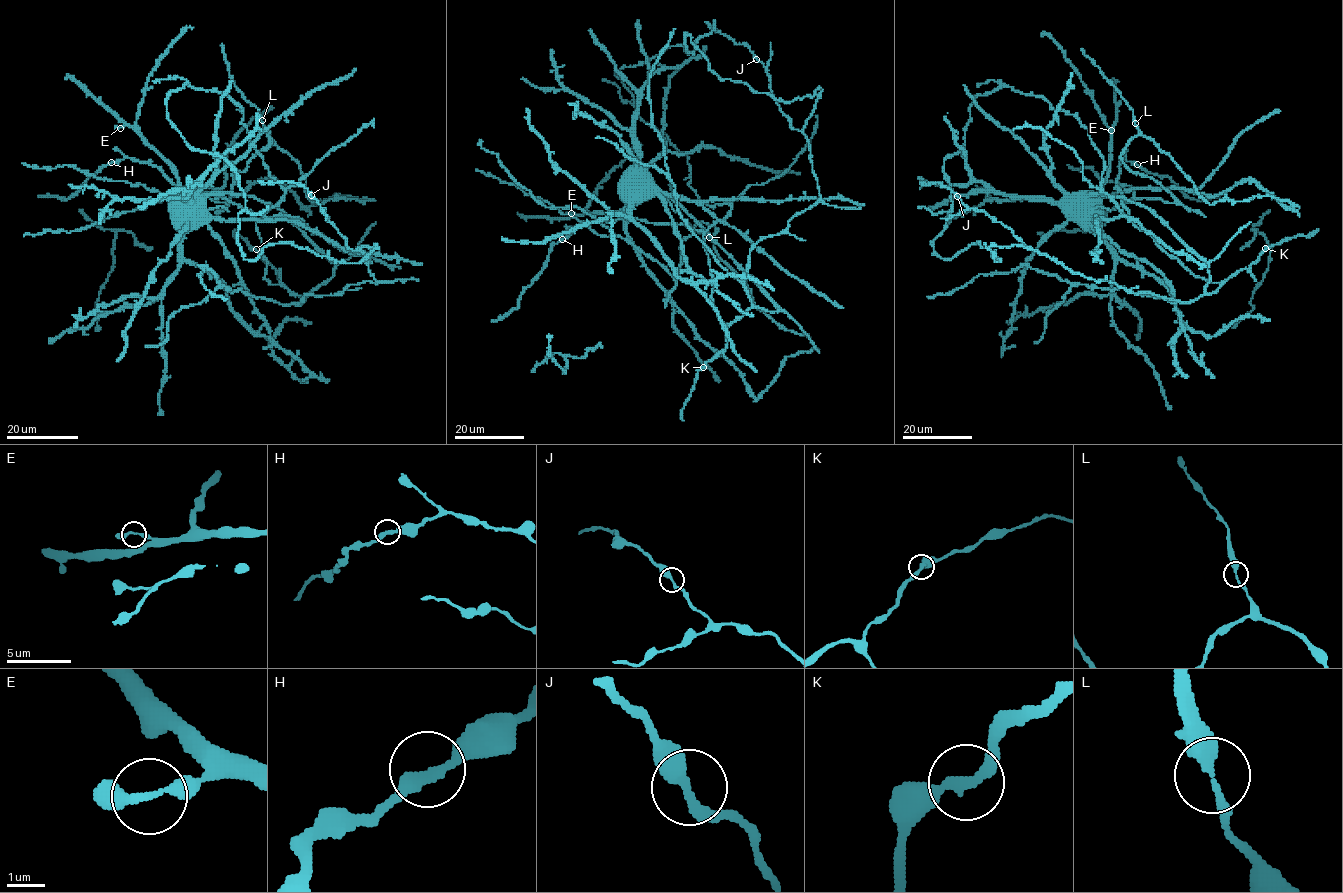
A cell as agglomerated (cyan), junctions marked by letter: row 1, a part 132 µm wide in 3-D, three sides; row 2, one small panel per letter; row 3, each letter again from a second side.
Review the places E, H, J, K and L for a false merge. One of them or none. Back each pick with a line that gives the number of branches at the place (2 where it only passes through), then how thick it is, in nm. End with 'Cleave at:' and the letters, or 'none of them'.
Cleave at: none of them

